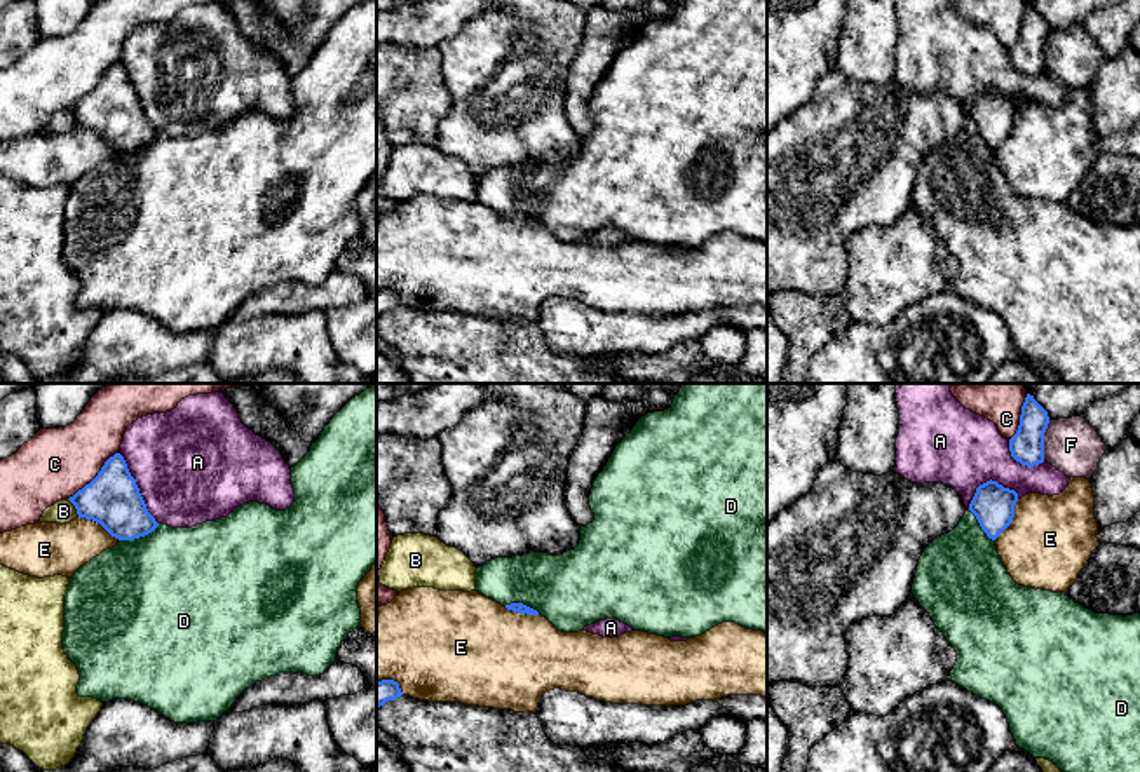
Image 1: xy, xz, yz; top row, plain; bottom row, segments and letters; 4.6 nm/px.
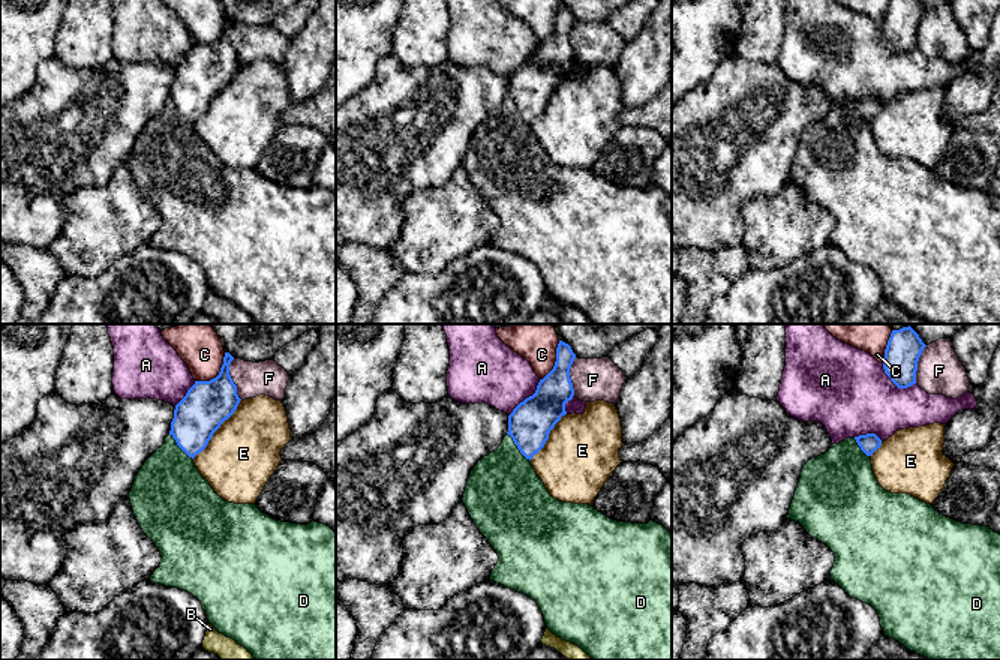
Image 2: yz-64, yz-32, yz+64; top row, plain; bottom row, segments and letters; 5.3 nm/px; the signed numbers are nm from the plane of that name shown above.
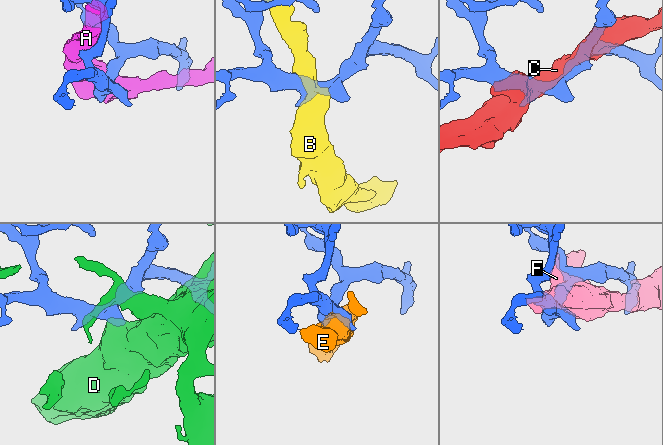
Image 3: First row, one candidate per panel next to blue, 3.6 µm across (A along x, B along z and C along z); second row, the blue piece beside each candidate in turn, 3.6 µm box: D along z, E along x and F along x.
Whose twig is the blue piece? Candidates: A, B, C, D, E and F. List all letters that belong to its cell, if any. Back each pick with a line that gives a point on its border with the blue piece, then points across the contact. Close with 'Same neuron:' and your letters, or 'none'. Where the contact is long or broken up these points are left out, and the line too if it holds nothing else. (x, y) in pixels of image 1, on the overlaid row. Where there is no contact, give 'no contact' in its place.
D: contact xy (138, 537)
Same neuron: D

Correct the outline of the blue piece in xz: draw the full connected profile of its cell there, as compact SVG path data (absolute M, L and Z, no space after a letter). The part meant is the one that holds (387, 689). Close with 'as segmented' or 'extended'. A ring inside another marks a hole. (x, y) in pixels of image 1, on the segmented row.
M394 680L377 681L377 709L383 706L387 701L396 701L401 695L403 692L397 681Z; as segmented

